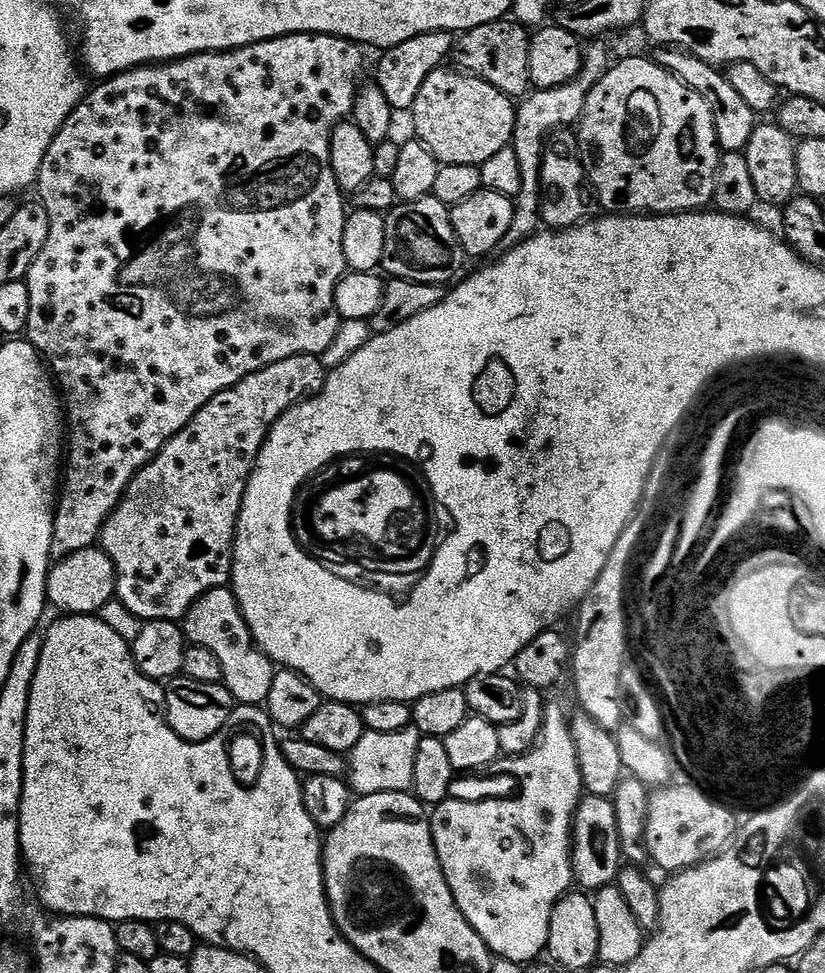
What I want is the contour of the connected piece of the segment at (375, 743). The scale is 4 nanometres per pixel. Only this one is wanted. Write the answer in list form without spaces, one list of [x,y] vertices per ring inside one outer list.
[[[415,726],[394,730],[394,734],[378,734],[365,730],[358,746],[347,753],[346,779],[357,797],[383,792],[412,792],[414,758],[418,758],[421,734]]]

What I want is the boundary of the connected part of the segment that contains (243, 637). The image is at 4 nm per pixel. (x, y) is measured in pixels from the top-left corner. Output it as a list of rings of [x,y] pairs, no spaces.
[[[231,587],[215,588],[202,594],[202,598],[195,600],[185,614],[182,627],[188,644],[206,646],[206,650],[218,654],[218,659],[222,661],[226,687],[237,705],[260,706],[267,701],[270,686],[274,682],[278,668],[272,663],[272,659],[256,645],[250,626],[240,609],[240,603],[236,601],[236,592]]]

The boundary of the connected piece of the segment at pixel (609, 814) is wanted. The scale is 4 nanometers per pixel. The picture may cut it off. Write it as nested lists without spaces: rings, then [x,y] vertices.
[[[585,795],[577,806],[574,817],[572,870],[575,883],[584,890],[611,888],[620,877],[620,869],[624,863],[622,838],[618,830],[618,814],[611,799],[607,796]]]

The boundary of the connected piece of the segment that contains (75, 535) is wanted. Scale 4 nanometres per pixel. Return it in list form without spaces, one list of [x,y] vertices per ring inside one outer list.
[[[295,32],[289,36],[279,36],[273,40],[263,40],[250,46],[234,48],[231,52],[203,52],[197,56],[183,56],[180,60],[169,60],[158,64],[149,64],[143,68],[132,68],[128,72],[120,72],[117,76],[109,76],[101,79],[96,89],[85,95],[84,101],[75,108],[66,118],[62,130],[50,142],[50,150],[46,150],[46,158],[42,158],[42,170],[38,181],[40,188],[39,203],[46,206],[50,214],[50,238],[46,238],[46,246],[42,246],[42,254],[34,258],[34,266],[30,266],[26,281],[30,292],[30,318],[26,329],[26,339],[31,342],[40,353],[45,365],[50,369],[59,391],[62,393],[62,404],[66,409],[66,424],[70,429],[70,439],[66,444],[66,484],[68,488],[61,487],[58,492],[59,499],[56,502],[56,510],[52,521],[54,522],[54,534],[52,535],[52,554],[59,558],[69,556],[83,548],[91,548],[100,539],[100,531],[104,529],[104,523],[108,521],[108,515],[118,506],[118,502],[124,497],[128,484],[148,463],[157,456],[170,442],[170,438],[182,431],[222,390],[234,386],[252,372],[262,370],[274,362],[282,362],[282,358],[294,358],[305,352],[311,356],[319,356],[334,342],[334,334],[338,334],[342,323],[338,310],[334,304],[334,290],[338,282],[349,271],[346,262],[346,254],[342,250],[342,234],[346,219],[346,207],[344,208],[345,193],[341,192],[336,175],[330,162],[330,138],[332,130],[337,124],[347,121],[352,115],[352,107],[358,95],[358,83],[356,79],[364,68],[364,56],[361,45],[355,40],[343,40],[340,36],[323,36],[317,32]]]

